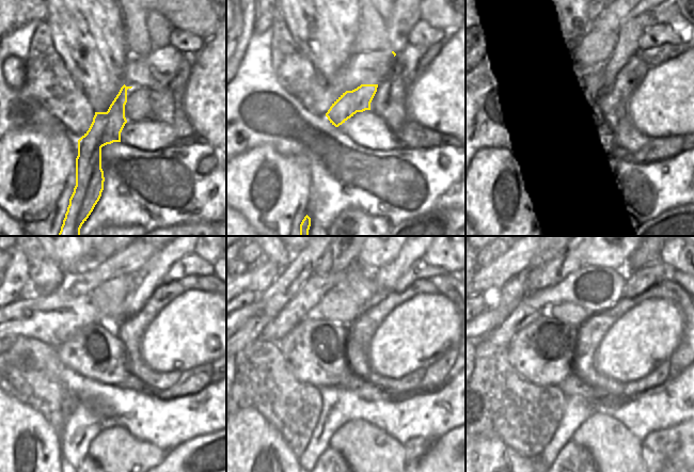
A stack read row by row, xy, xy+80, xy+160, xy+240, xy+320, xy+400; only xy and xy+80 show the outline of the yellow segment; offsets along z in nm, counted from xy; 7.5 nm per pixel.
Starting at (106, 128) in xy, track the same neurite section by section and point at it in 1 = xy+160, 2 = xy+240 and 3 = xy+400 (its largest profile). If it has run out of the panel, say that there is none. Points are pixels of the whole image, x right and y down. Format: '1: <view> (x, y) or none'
1: xy+160 (595, 93)
2: xy+240 (150, 277)
3: xy+400 (641, 257)

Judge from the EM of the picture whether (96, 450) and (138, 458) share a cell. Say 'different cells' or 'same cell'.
same cell

